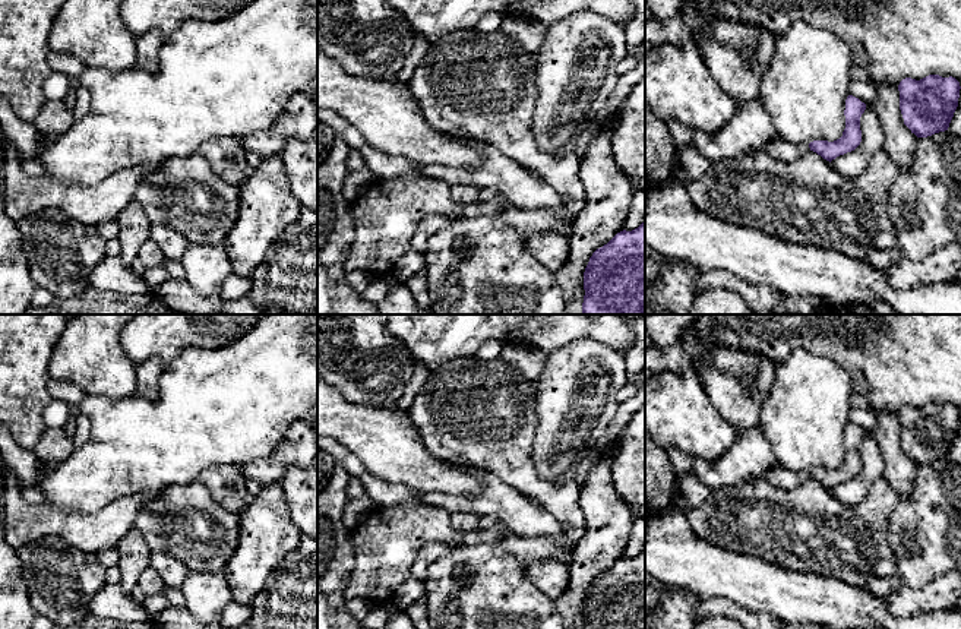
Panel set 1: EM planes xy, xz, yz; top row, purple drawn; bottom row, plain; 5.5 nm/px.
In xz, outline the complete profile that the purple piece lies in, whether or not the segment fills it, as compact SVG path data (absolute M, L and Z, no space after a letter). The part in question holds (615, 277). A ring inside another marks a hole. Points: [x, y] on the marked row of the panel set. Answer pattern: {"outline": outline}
{"outline": "M645 222L597 249L584 272L584 314L645 314Z"}

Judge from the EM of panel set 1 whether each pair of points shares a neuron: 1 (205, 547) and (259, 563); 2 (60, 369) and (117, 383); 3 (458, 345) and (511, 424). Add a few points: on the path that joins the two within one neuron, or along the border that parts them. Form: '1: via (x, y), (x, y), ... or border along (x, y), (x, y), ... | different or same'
1: border along (240, 521), (239, 543), (223, 571) | different
2: via (75, 369), (103, 369) | same
3: border along (473, 354), (446, 360), (433, 369) | different

